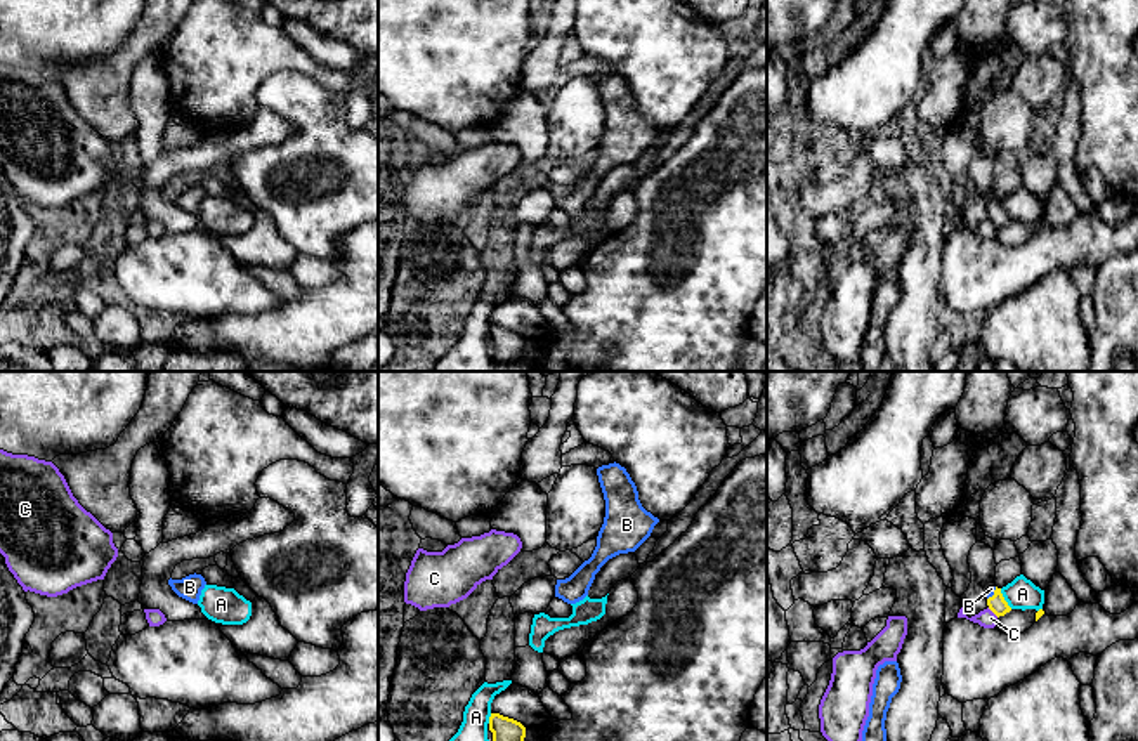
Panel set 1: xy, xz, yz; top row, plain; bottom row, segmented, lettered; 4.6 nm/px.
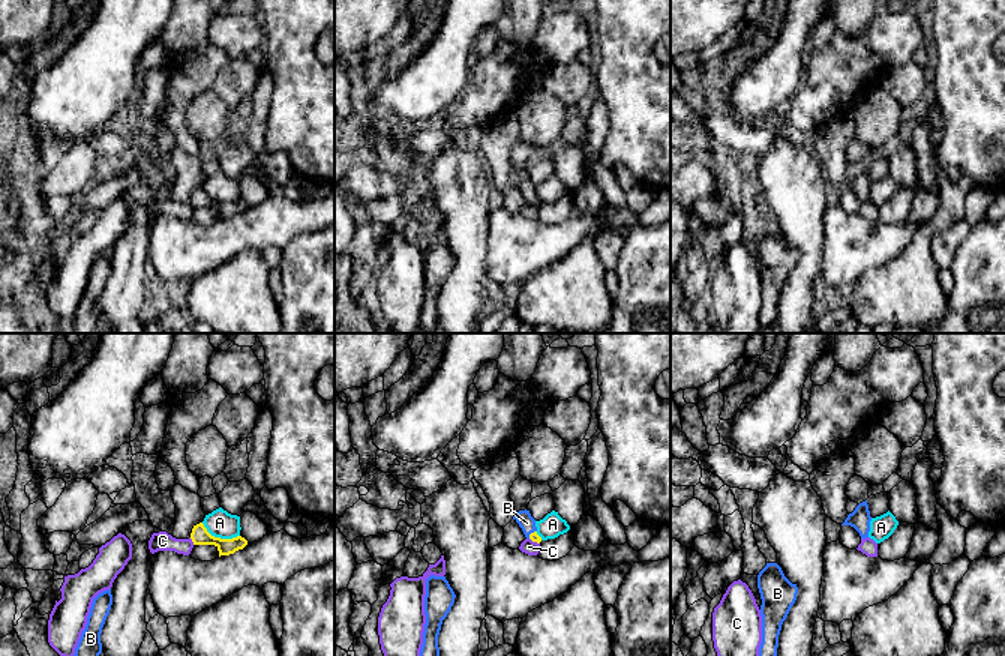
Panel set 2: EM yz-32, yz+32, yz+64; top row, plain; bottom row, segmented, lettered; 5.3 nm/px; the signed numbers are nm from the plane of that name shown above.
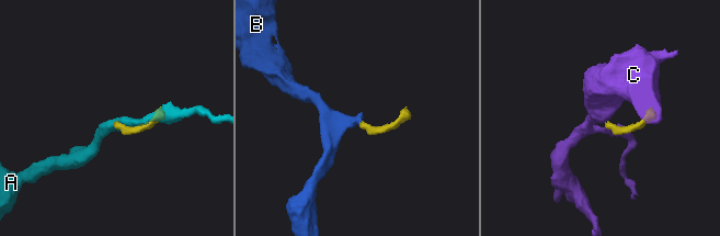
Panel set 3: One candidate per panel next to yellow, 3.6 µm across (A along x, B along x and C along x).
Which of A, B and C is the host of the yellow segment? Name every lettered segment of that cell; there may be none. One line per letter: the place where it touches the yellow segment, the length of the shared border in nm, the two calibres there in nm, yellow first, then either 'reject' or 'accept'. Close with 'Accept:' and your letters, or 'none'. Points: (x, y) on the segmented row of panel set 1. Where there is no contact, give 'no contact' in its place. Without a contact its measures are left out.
A: yz (1003, 599) | 110 nm | 80/140 nm | reject
B: yz (994, 594) | 80 nm | 80/30 nm | accept
C: yz (993, 611) | 70 nm | 80/90 nm | reject
Accept: B

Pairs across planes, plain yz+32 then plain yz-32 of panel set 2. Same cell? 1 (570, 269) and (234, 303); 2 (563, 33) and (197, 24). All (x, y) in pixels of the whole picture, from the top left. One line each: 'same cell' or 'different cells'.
1: same cell
2: different cells

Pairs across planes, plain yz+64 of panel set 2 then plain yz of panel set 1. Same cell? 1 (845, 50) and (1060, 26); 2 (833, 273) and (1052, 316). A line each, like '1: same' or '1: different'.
1: same
2: different

